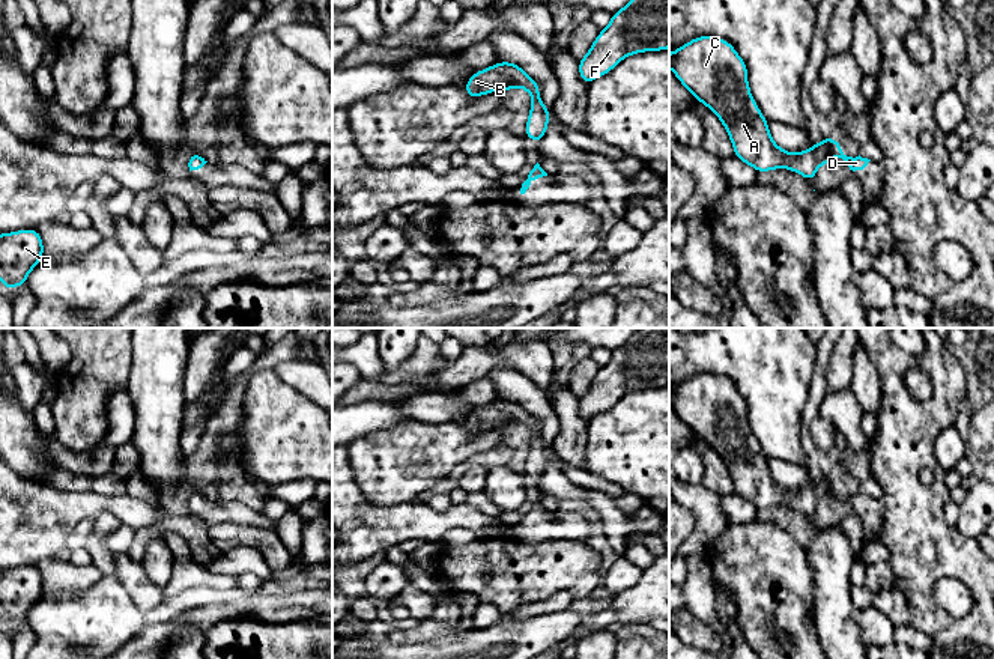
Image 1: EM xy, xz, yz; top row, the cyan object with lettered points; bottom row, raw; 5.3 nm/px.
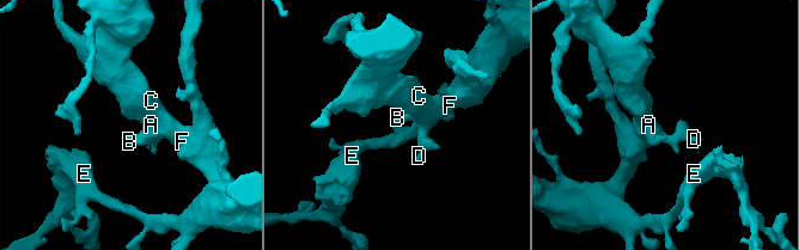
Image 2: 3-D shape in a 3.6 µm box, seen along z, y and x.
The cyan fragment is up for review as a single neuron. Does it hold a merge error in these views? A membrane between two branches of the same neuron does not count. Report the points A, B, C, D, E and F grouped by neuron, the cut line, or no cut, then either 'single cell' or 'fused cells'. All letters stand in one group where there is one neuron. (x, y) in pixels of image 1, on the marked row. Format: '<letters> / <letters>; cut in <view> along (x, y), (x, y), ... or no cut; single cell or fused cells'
A B C D E F; no cut; single cell

